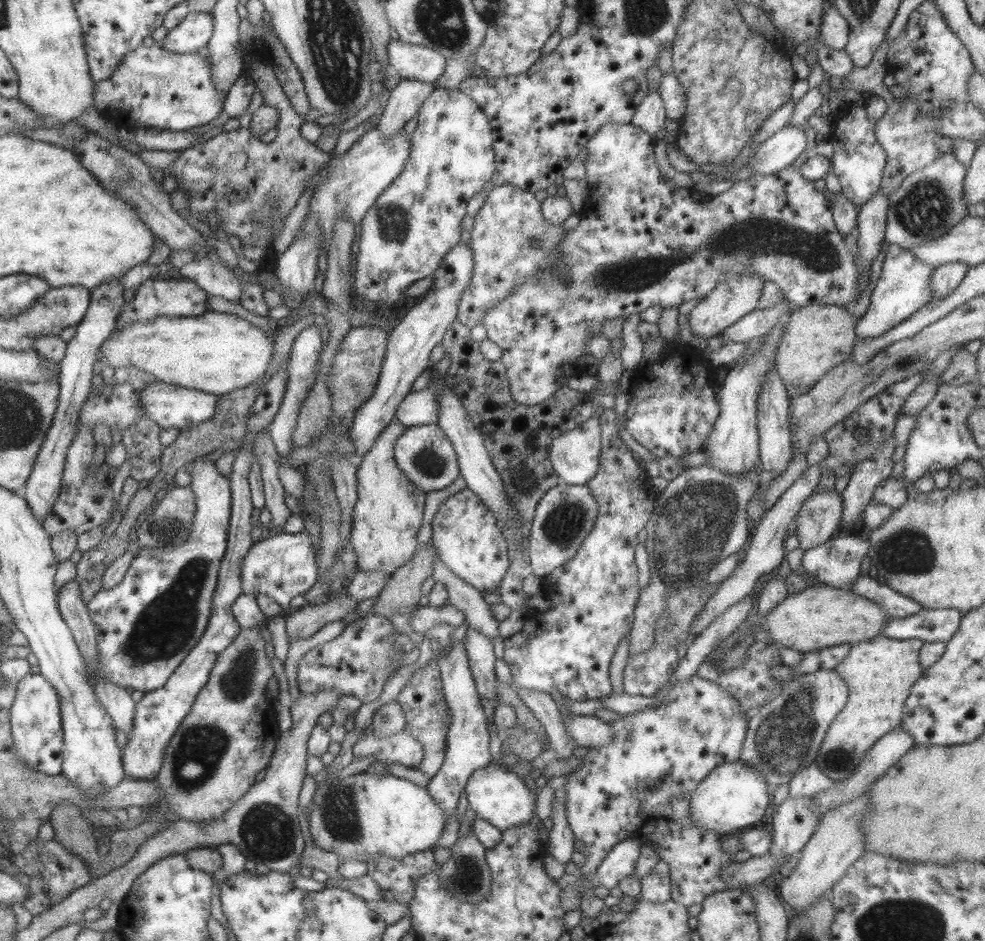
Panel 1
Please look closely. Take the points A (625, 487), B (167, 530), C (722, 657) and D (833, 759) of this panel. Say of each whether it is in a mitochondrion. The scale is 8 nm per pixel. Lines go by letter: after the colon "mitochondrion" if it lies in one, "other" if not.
A: other
B: mitochondrion
C: mitochondrion
D: mitochondrion

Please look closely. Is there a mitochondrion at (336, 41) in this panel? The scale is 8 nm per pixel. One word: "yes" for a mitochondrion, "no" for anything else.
yes

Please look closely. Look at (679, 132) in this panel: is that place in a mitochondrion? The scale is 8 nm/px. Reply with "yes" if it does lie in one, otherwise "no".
no

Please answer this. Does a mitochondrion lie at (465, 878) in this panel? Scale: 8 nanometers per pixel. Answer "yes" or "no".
yes

